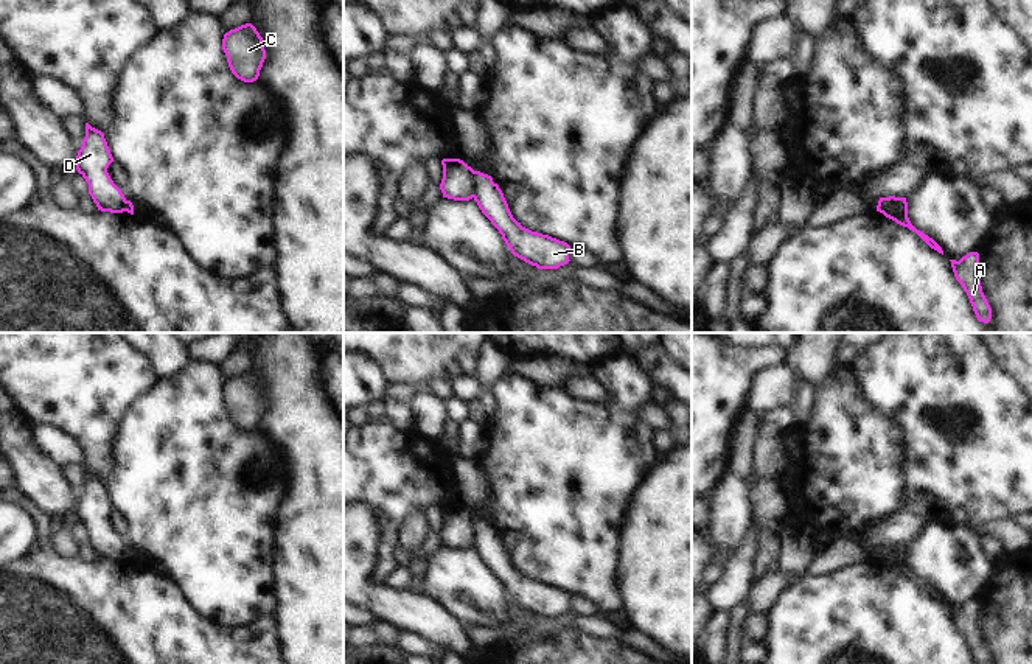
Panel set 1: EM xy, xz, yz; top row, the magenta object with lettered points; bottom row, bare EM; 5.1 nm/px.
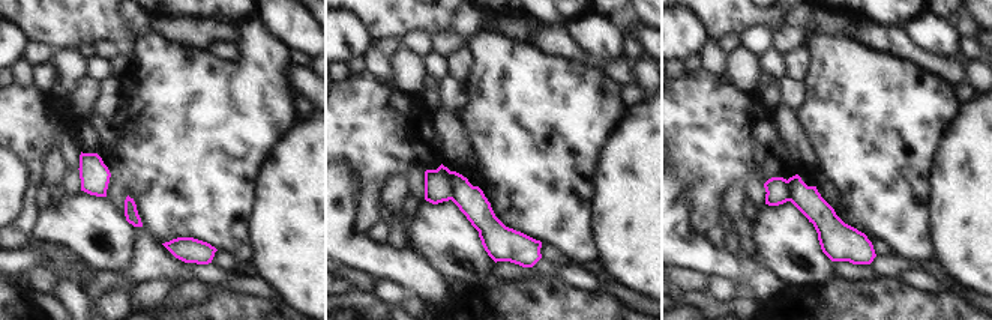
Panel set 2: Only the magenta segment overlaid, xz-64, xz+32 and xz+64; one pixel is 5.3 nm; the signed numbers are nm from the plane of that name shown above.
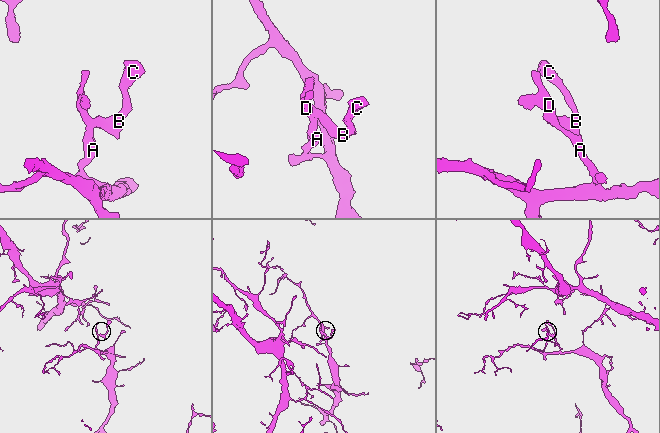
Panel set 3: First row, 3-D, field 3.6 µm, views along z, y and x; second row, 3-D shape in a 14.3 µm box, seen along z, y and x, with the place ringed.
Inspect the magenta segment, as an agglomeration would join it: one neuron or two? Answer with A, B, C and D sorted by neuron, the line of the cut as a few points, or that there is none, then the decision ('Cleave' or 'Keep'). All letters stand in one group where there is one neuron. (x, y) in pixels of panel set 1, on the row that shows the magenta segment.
Groups: A D / B C. Split along xz (474, 171), (473, 196). Cleave

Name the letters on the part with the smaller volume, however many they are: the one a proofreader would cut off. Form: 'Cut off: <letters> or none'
Cut off: B, C

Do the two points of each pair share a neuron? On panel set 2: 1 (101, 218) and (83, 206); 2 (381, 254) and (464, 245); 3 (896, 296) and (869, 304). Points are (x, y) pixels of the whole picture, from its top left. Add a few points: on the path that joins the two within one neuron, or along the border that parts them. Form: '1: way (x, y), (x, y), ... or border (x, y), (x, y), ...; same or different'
1: way (96, 218), (87, 211); same
2: border (407, 245), (440, 274); different
3: way (890, 302), (875, 304); same

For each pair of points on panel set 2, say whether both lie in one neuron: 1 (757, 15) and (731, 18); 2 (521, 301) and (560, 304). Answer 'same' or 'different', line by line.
1: same
2: same

